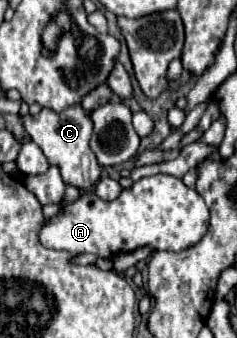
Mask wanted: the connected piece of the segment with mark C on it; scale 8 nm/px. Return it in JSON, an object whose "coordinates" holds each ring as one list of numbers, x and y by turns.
{"coordinates":[[72,105,62,113,54,113,52,109,42,109,36,117,26,115,26,117,20,117,20,121,24,123,30,139,42,149,48,163,60,169,60,175,66,185,72,185,80,191,88,191,92,185,100,181,102,165,98,163,98,159,94,157,94,151,90,149,94,123,90,121,90,113,86,113,86,109,82,109,80,105]]}

